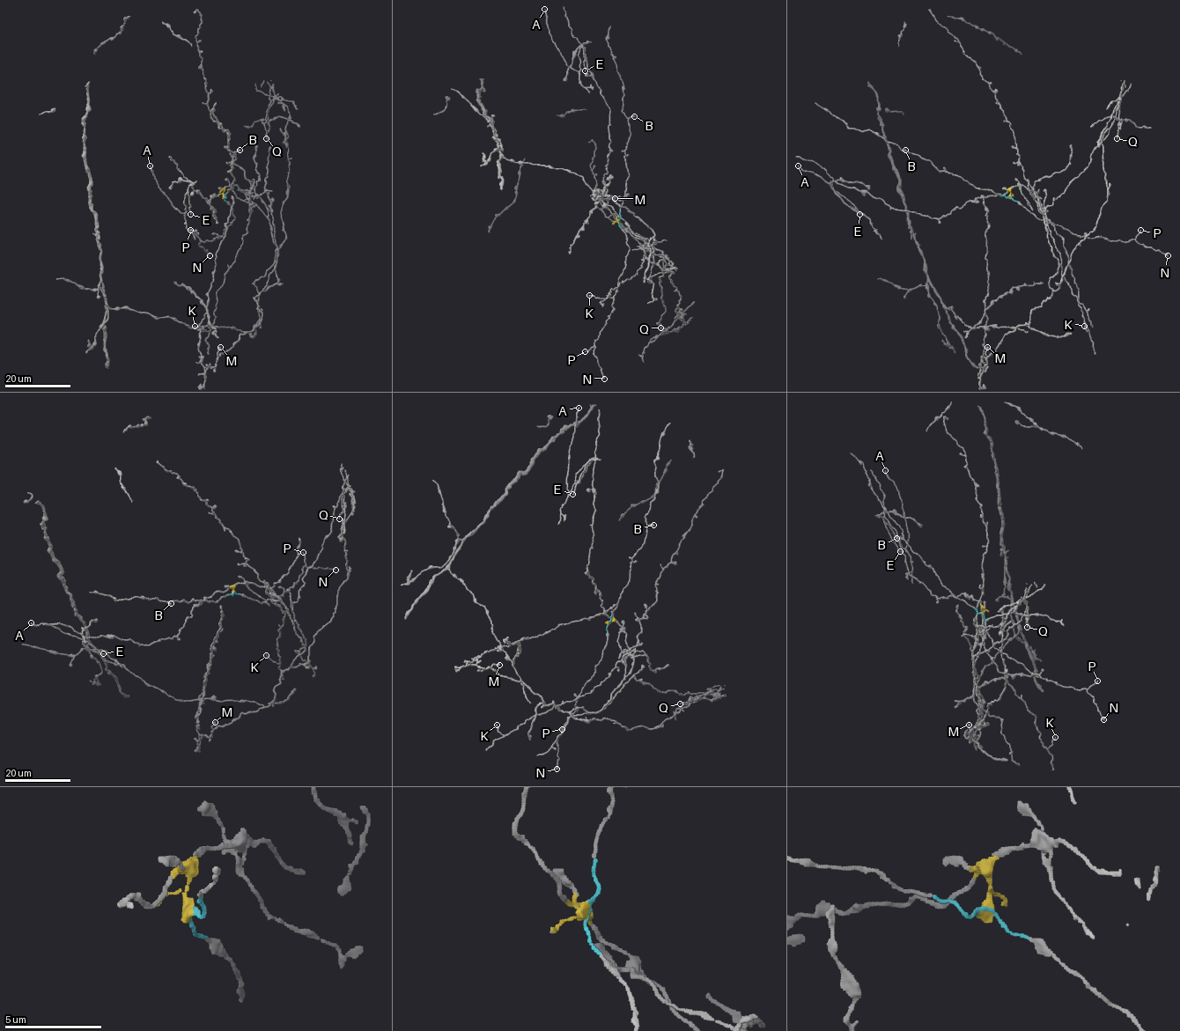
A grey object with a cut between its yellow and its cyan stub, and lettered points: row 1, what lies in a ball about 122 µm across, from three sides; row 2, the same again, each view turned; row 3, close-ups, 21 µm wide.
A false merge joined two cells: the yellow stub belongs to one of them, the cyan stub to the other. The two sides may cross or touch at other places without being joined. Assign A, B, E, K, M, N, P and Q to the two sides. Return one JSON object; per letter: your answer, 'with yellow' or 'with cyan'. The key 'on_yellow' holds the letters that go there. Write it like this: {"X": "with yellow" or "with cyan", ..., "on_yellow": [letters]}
{"A": "with yellow", "B": "with cyan", "E": "with yellow", "K": "with yellow", "M": "with yellow", "N": "with cyan", "P": "with cyan", "Q": "with yellow", "on_yellow": ["A", "E", "K", "M", "Q"]}

